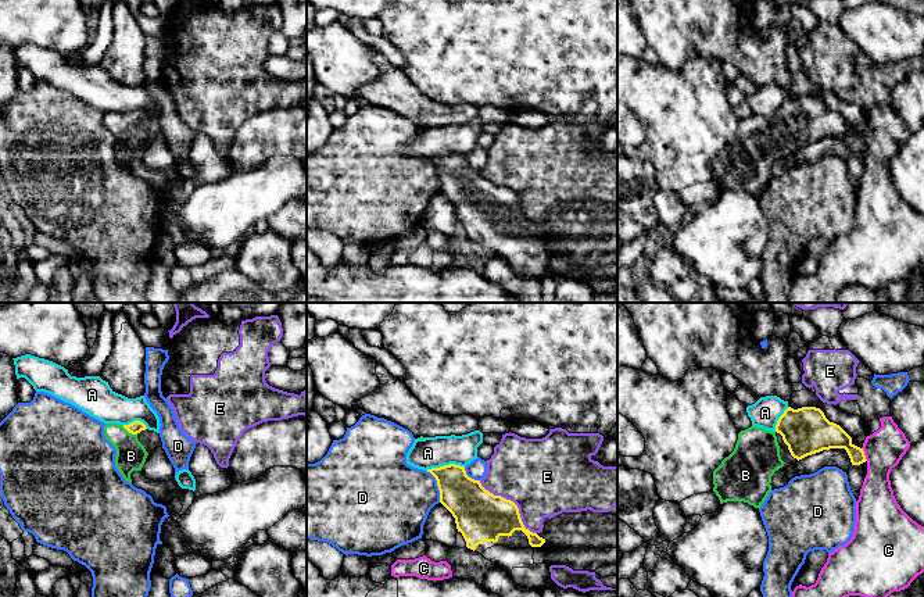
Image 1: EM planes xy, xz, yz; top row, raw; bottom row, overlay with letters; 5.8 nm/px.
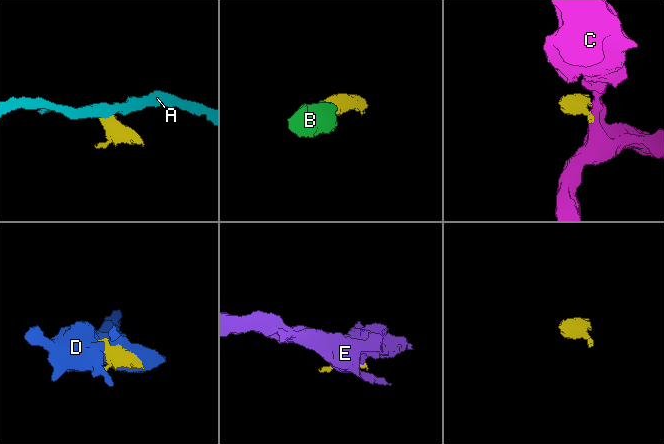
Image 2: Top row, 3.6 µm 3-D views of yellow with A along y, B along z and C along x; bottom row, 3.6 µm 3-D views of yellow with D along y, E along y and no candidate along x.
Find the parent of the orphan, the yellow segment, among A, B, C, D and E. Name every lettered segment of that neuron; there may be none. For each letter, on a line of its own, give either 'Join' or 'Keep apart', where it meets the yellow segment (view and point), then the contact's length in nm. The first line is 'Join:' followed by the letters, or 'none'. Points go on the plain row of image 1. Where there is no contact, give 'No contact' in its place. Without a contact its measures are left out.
Join: B
A: Keep apart. Touches yellow at xz (444, 154). Shared border 220 nm
B: Join. Touches yellow at xy (129, 121). Shared border 100 nm
C: Keep apart. Touches yellow at yz (863, 143). Shared border 90 nm
D: Keep apart. Touches yellow at xz (437, 174). Shared border 200 nm
E: Keep apart. Touches yellow at xz (514, 192). Shared border 460 nm

